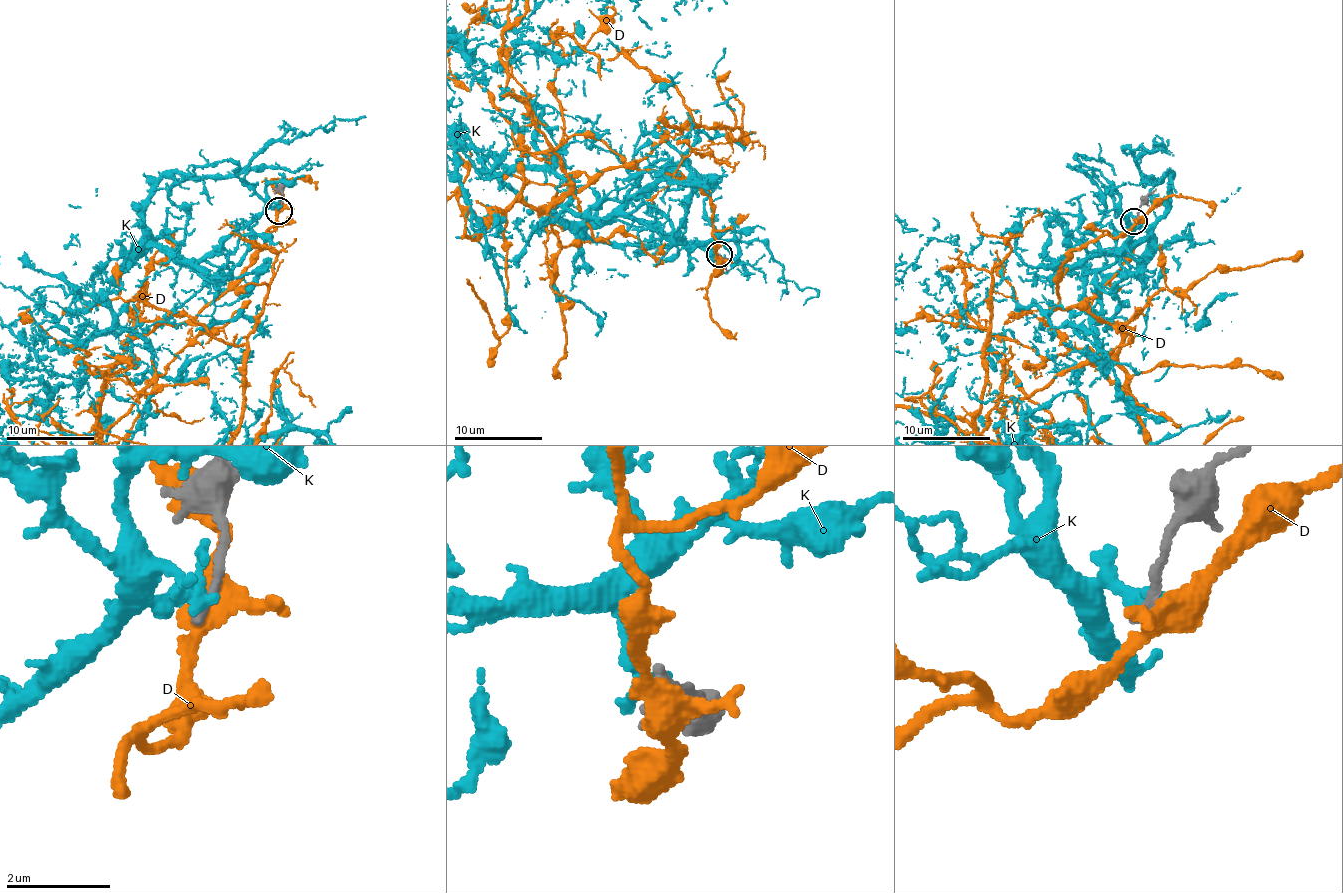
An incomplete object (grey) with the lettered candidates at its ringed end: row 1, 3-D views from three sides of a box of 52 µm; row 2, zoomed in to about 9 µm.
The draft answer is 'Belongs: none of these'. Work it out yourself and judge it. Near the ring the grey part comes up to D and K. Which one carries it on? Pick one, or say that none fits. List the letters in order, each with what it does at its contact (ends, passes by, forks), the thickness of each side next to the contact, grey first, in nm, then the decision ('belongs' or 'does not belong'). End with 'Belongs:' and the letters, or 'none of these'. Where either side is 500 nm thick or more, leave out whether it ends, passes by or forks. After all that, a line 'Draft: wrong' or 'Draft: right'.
D: it forks there; 200 nm thick on the grey side, 400 nm on the other; does not belong
K: it ends there; 220 nm thick on the grey side, 240 nm on the other; does not belong
Belongs: none of these
Draft: right

